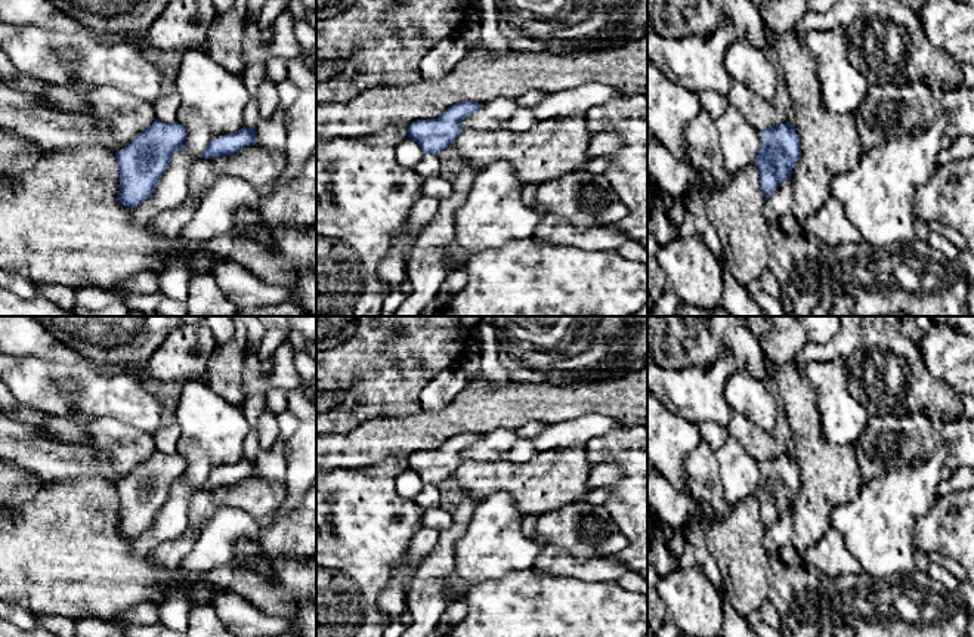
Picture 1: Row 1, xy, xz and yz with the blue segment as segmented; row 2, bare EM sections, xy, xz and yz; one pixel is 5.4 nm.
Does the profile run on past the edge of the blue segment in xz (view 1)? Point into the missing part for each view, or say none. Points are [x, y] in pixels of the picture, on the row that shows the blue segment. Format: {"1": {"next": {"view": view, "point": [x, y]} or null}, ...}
{"1": {"next": null}}

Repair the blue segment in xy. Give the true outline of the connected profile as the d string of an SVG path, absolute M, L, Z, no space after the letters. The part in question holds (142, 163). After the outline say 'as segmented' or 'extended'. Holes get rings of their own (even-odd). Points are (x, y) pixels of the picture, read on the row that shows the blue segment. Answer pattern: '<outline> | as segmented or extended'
M155 120L129 146L115 152L120 167L118 200L123 205L134 208L152 195L173 154L185 149L185 139L182 124Z | as segmented

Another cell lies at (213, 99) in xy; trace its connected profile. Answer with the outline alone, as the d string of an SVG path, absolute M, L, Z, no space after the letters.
M205 49L182 50L174 77L174 92L180 98L177 123L186 129L185 148L173 154L152 195L132 210L132 222L139 226L148 226L160 211L171 210L185 201L189 192L192 166L205 152L211 140L244 129L244 111L251 99L241 77L217 64Z

